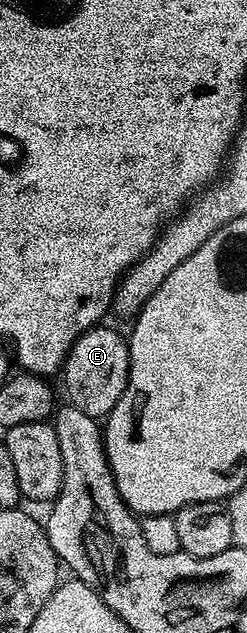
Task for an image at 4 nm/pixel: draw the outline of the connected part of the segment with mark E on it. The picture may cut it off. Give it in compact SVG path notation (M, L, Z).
M97 326L82 333L68 351L62 369L67 403L82 410L82 414L97 418L107 417L114 410L118 398L122 398L122 390L126 390L130 370L127 339L123 335L119 336L114 329L104 327Z

